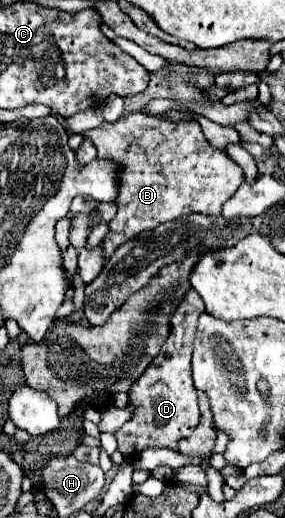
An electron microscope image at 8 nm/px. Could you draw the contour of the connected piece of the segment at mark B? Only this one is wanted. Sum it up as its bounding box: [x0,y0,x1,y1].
[79,113,245,283]

